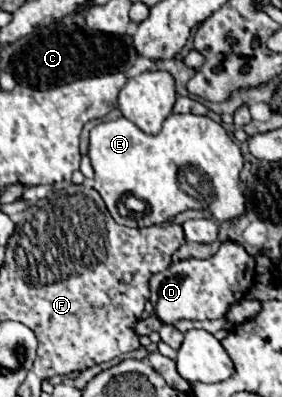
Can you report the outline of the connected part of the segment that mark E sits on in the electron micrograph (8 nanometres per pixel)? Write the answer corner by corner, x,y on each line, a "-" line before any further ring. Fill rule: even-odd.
171,114
165,118
163,128
159,134
151,136
139,130
133,122
127,118
117,118
113,122
101,122
95,128
91,128
89,136
89,158
91,166
95,170
93,188
101,194
101,198
107,204
109,214
115,218
115,222
123,226
151,226
159,222
171,220
175,214
185,212
189,208
209,208
217,220
227,220
243,214
245,206
245,194
241,192
239,172
243,168
243,156
239,152
239,146
235,140
225,132
225,128
215,122
209,116
197,116
197,114
-
123,194
133,194
135,198
145,202
143,212
133,212
131,216
119,214
119,200

